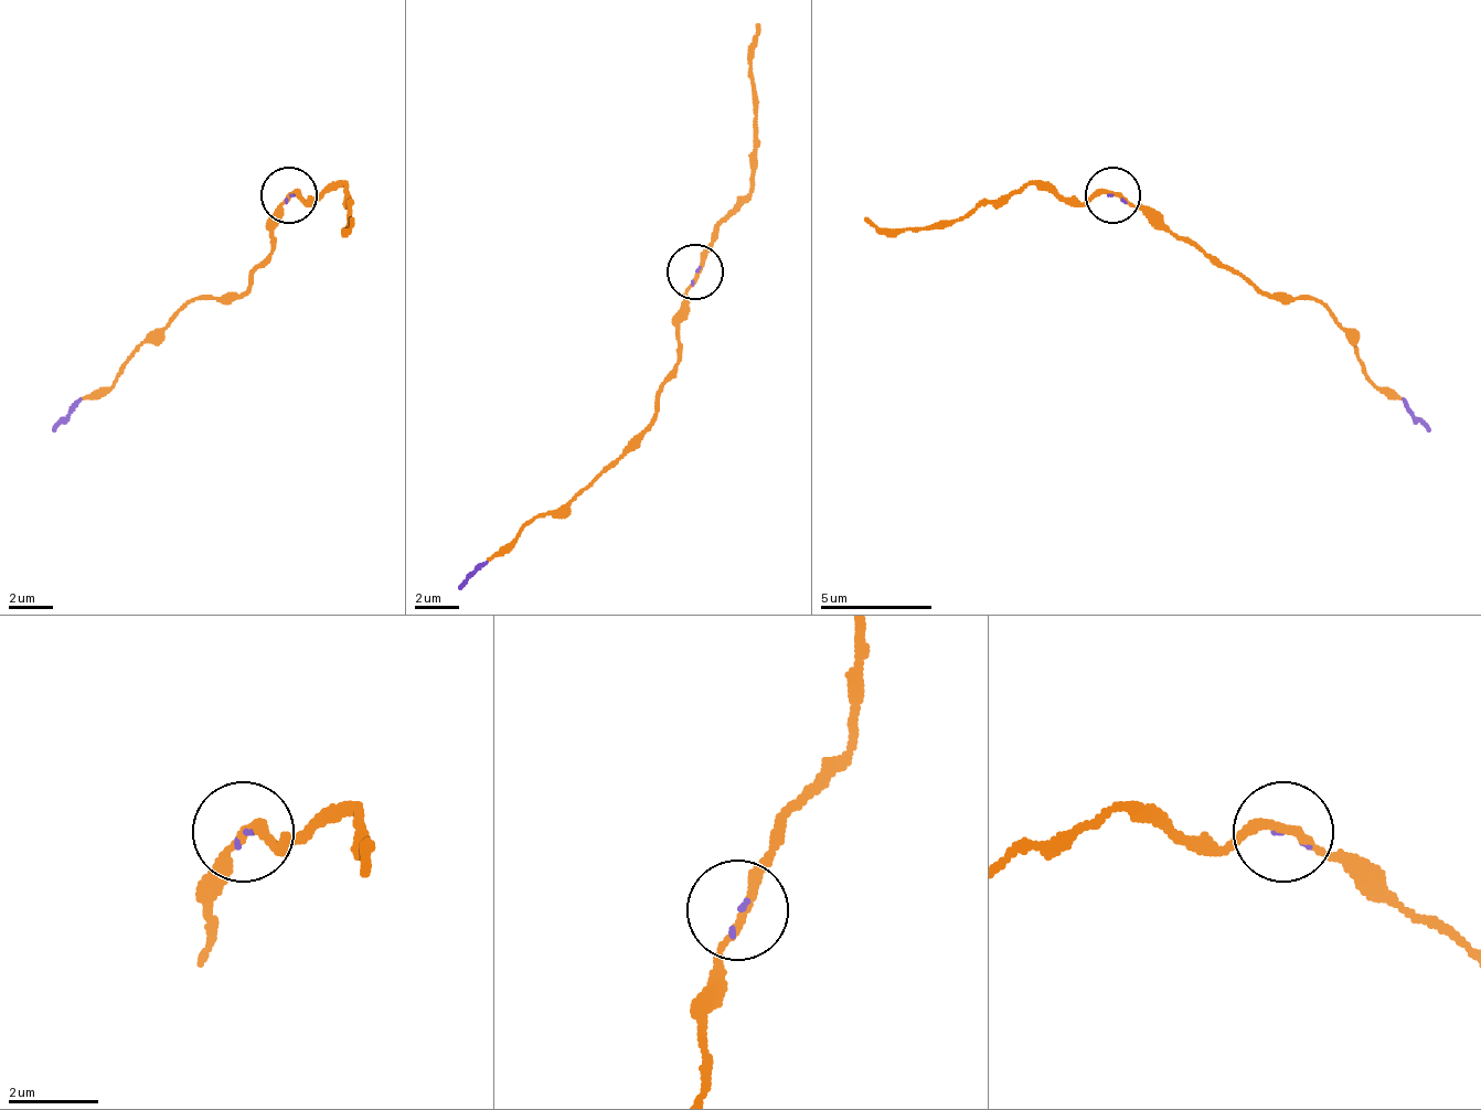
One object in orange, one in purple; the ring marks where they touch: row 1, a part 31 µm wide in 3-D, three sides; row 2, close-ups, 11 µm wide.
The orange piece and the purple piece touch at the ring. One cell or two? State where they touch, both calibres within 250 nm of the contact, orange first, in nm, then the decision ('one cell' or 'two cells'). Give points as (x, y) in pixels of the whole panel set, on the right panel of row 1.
place (1112, 195); calibres 190 and 70 nm; one cell

